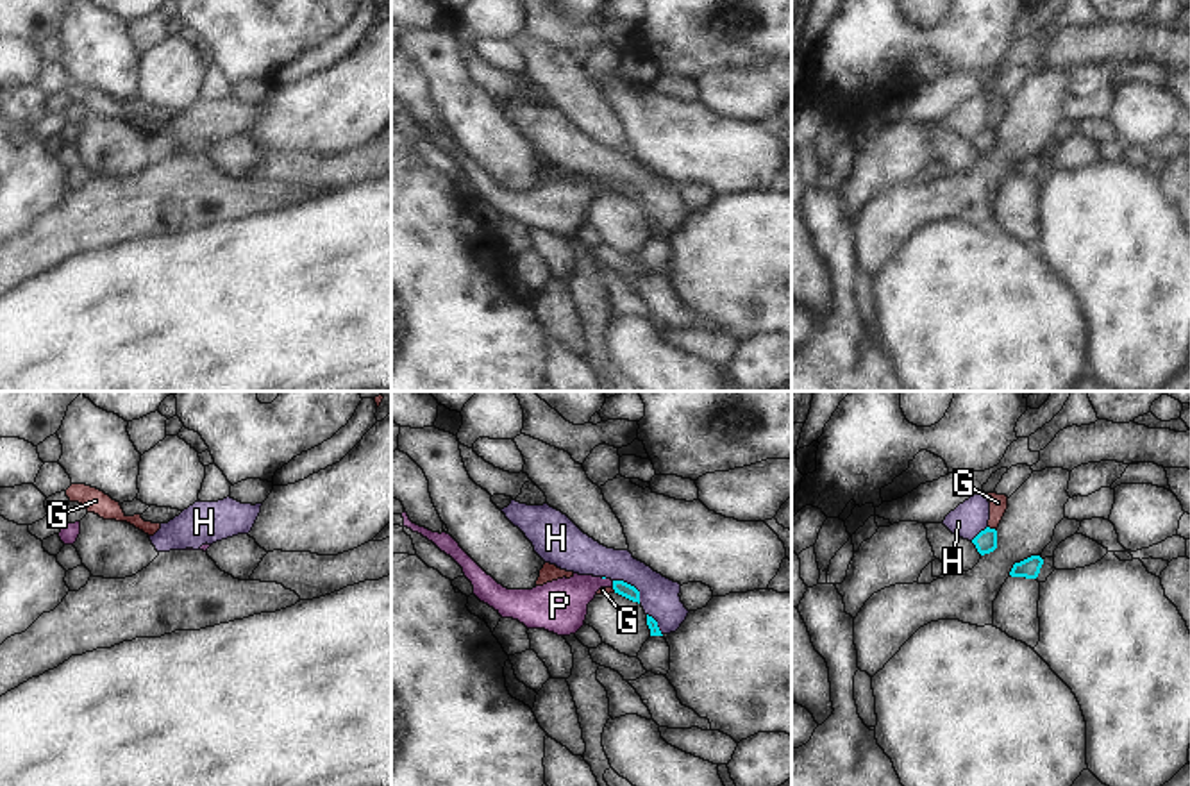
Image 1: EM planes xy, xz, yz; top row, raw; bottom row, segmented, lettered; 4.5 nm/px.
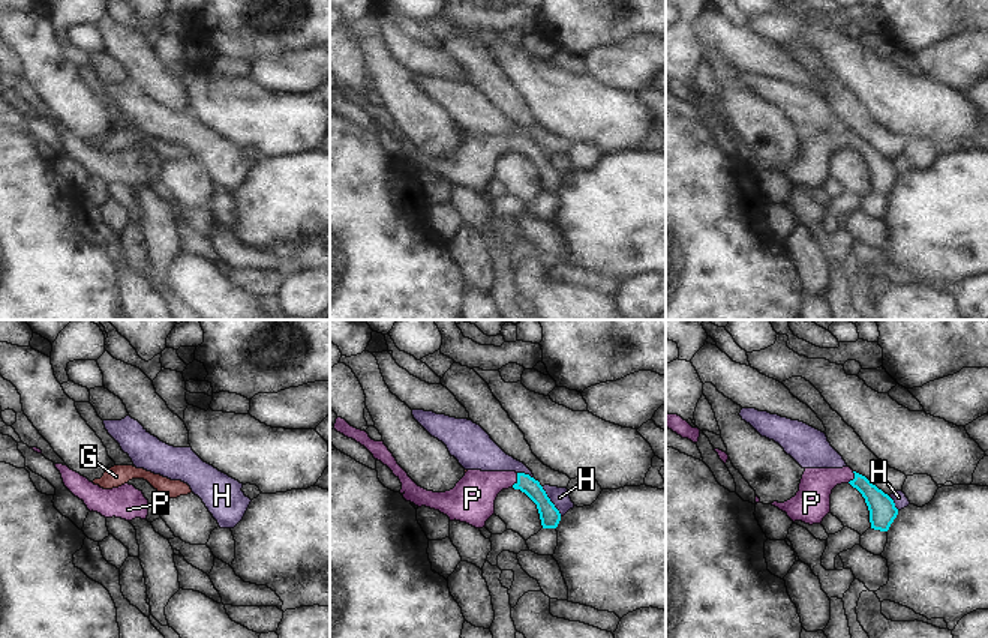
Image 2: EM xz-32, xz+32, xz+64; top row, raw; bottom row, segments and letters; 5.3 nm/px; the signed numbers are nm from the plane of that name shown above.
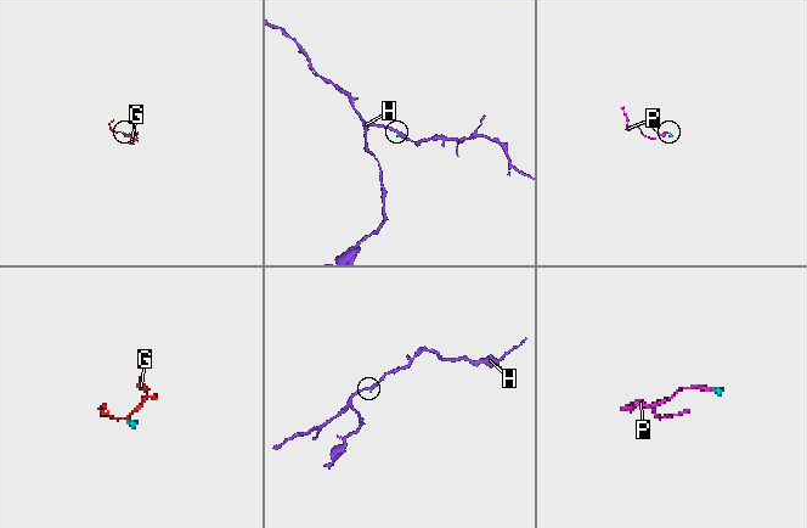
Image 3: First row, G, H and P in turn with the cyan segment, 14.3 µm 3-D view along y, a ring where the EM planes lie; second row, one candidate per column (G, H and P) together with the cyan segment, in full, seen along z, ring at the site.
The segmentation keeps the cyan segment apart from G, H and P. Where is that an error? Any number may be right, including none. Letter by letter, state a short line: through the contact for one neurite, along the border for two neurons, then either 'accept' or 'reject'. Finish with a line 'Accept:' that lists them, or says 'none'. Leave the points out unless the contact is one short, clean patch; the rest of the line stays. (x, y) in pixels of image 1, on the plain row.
G: line yz (988, 125), (994, 129); reject
H: line xz (613, 179), (629, 183), (638, 192), (640, 202); reject
P: line xz (622, 188), (613, 184), (588, 184), (561, 204); accept
Accept: P

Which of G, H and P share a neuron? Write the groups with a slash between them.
G / H / P

